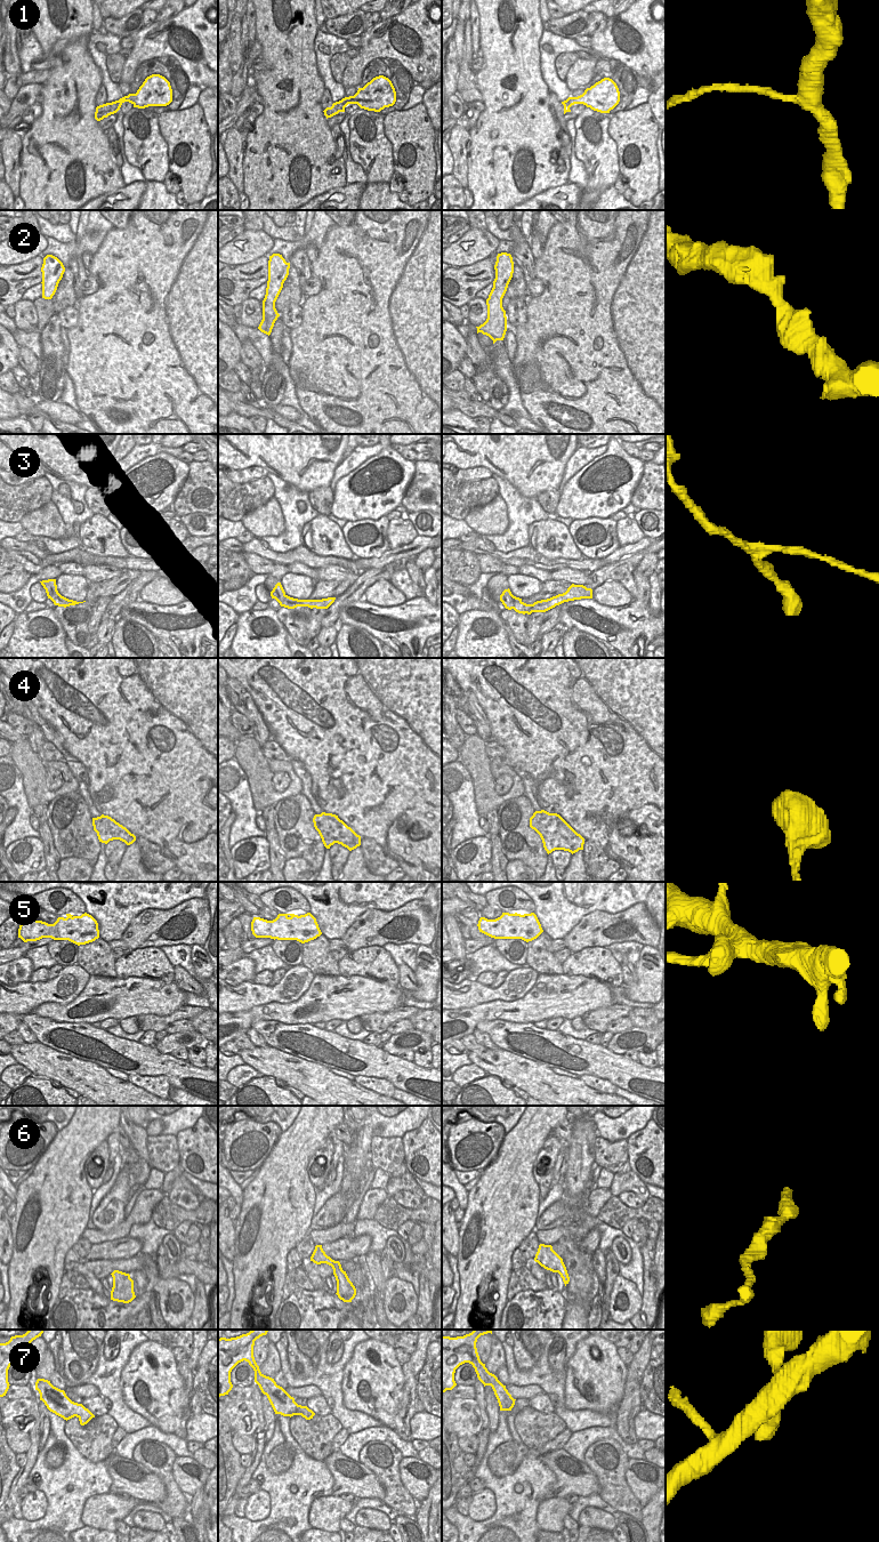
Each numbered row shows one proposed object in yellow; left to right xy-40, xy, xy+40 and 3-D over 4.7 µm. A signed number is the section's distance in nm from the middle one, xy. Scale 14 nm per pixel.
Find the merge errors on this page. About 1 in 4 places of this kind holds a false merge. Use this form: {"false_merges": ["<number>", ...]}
{"false_merges": ["3", "4"]}

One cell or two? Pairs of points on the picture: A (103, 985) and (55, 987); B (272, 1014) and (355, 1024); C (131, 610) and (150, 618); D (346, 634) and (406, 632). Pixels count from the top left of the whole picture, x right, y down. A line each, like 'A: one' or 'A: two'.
A: two
B: two
C: one
D: two

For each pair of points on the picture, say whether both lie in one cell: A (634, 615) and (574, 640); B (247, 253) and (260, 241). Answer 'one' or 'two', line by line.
A: two
B: one

